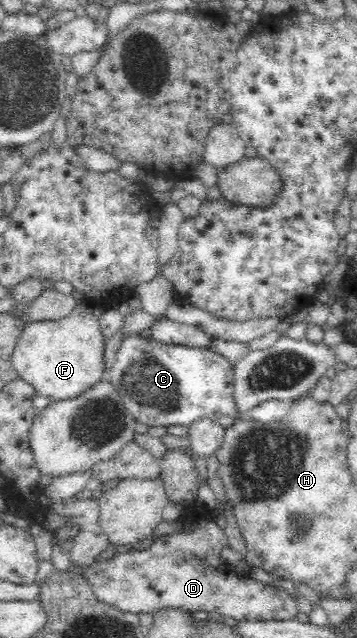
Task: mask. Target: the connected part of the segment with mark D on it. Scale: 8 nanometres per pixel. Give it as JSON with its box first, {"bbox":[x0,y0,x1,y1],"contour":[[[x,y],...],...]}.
{"bbox":[83,502,298,622],"contour":[[[199,502],[183,507],[180,517],[173,522],[178,524],[177,531],[157,537],[150,546],[147,546],[147,548],[143,550],[114,553],[113,557],[108,560],[101,560],[101,562],[99,561],[96,563],[93,562],[91,565],[86,567],[83,578],[89,583],[89,585],[91,585],[91,587],[93,587],[93,592],[99,600],[106,602],[108,605],[111,605],[116,609],[122,610],[123,612],[129,612],[131,614],[141,614],[144,612],[152,613],[154,610],[171,607],[173,609],[180,608],[184,611],[189,611],[190,613],[199,612],[199,610],[204,610],[207,613],[217,612],[221,614],[221,616],[235,618],[235,620],[240,622],[247,622],[247,620],[267,622],[267,620],[289,620],[290,618],[295,617],[295,614],[298,612],[297,603],[293,601],[292,597],[289,596],[289,593],[287,593],[283,587],[278,587],[276,590],[273,590],[273,585],[263,583],[262,581],[255,581],[255,584],[253,584],[253,582],[241,582],[241,580],[239,580],[241,574],[233,566],[229,566],[223,562],[220,554],[221,550],[228,546],[227,534],[225,533],[225,530],[221,529],[211,521],[213,517],[214,511],[207,510],[207,508],[203,507]]]}

